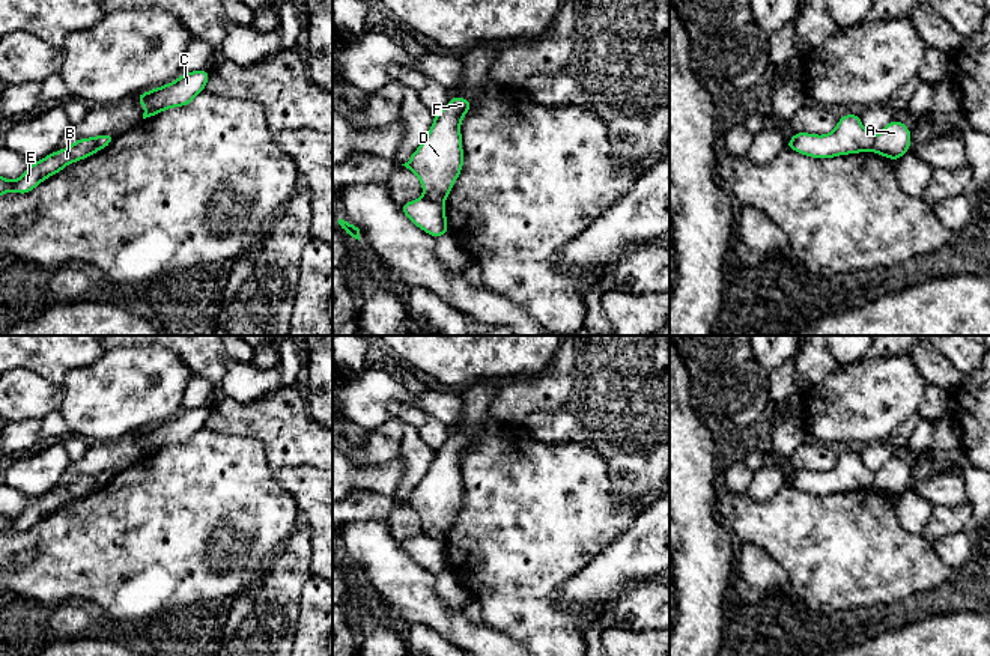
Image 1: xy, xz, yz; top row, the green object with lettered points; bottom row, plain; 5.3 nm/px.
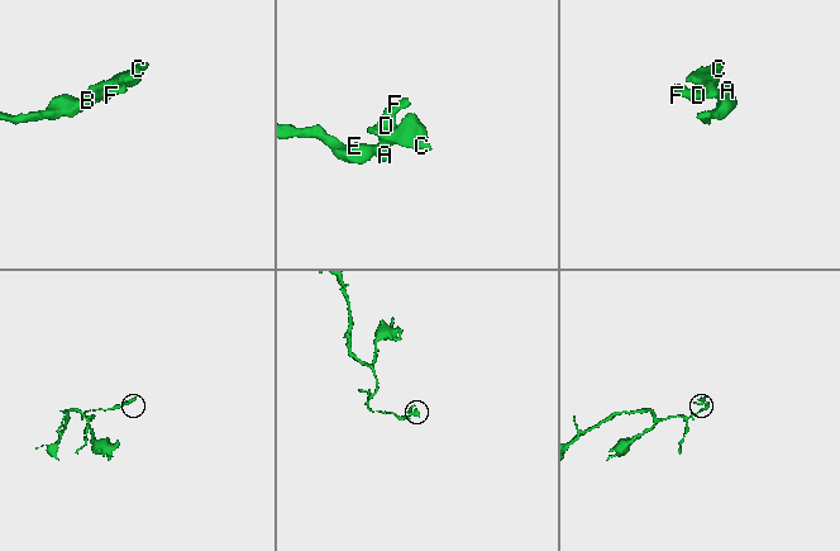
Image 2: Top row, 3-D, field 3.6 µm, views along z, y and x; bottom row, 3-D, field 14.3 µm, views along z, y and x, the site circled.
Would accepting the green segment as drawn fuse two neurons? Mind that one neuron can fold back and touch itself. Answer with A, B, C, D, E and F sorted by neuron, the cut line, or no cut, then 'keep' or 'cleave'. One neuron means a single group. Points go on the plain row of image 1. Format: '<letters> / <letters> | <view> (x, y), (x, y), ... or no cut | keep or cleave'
A B E / C D F | xz (425, 533), (441, 542) | cleave

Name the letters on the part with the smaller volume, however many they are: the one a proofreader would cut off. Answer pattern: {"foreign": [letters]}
{"foreign": ["C", "D", "F"]}

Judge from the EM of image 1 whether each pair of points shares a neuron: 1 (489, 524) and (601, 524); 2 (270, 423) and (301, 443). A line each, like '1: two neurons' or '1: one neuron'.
1: one neuron
2: one neuron

